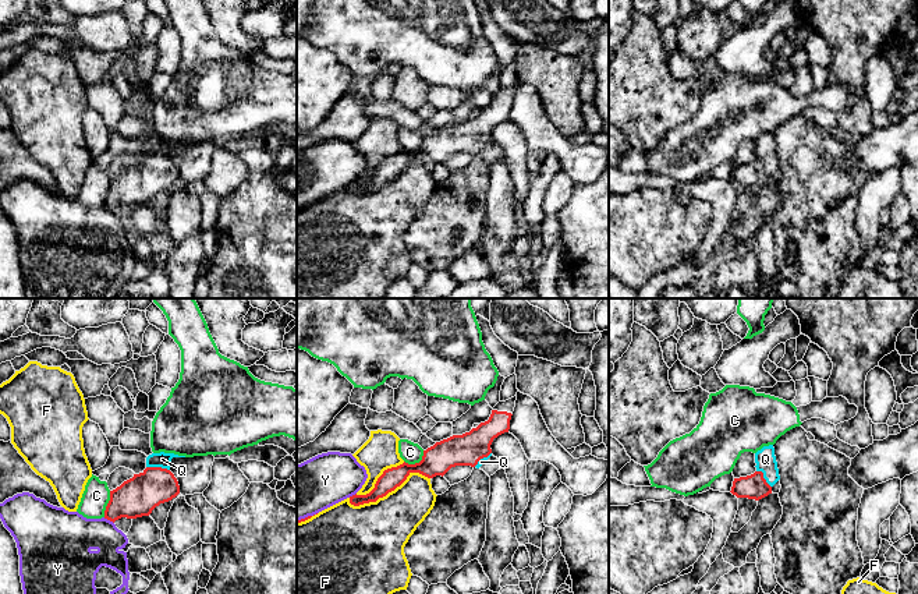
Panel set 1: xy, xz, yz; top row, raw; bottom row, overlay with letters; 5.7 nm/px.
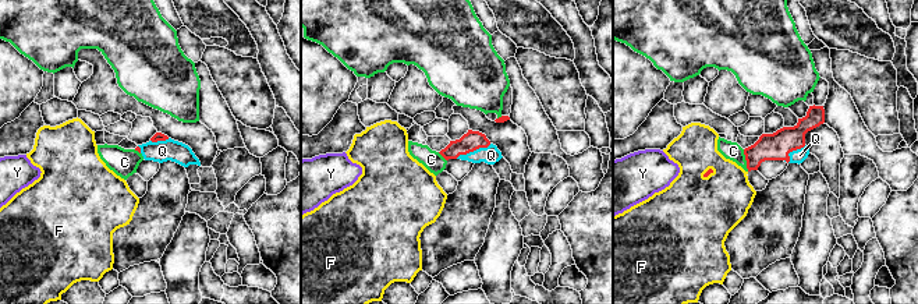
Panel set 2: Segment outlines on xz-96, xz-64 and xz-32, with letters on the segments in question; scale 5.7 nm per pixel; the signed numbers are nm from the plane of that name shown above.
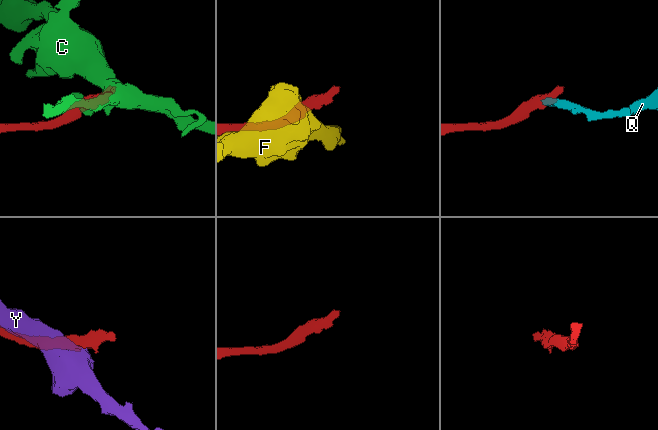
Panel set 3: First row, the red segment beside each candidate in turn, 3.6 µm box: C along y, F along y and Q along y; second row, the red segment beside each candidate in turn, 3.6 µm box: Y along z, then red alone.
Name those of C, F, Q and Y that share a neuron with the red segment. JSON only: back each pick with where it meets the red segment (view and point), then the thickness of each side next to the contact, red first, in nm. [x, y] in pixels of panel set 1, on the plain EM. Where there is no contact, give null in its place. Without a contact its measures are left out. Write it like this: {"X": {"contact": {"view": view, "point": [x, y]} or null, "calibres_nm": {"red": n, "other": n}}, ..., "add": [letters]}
{"Q": {"contact": {"view": "xy", "point": [158, 155]}, "calibres_nm": {"red": 220, "other": 90}}, "add": ["Q"]}

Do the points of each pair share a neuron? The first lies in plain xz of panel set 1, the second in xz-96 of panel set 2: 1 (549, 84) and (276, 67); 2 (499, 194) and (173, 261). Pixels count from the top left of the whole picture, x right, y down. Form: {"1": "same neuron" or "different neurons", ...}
{"1": "different neurons", "2": "same neuron"}

